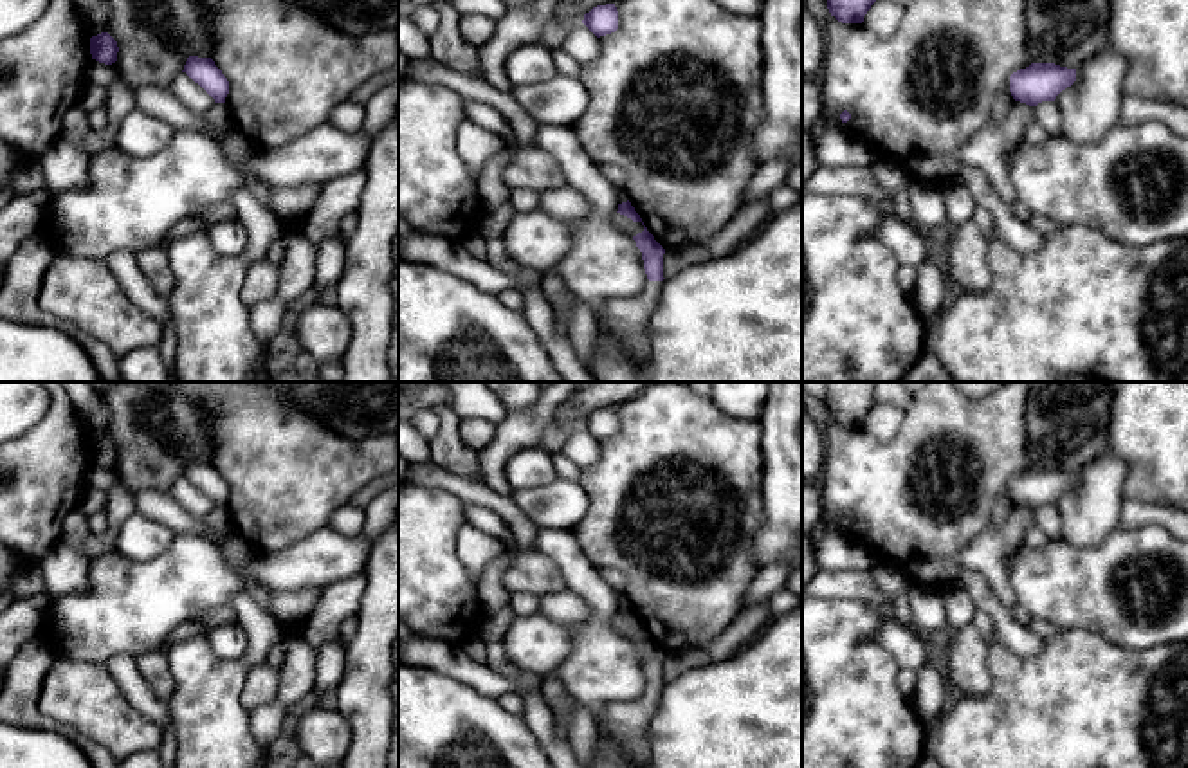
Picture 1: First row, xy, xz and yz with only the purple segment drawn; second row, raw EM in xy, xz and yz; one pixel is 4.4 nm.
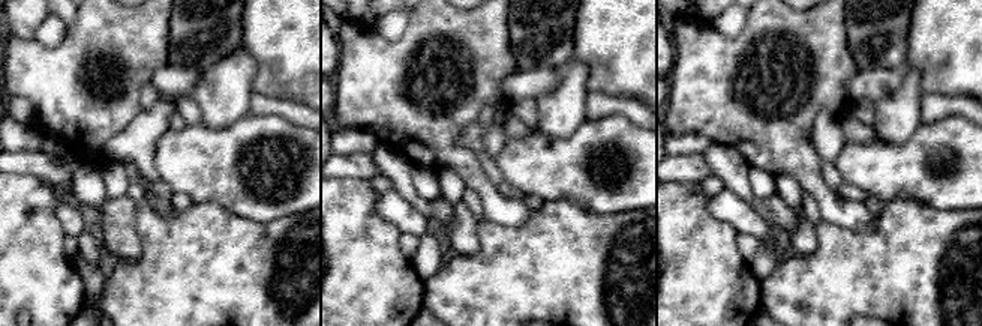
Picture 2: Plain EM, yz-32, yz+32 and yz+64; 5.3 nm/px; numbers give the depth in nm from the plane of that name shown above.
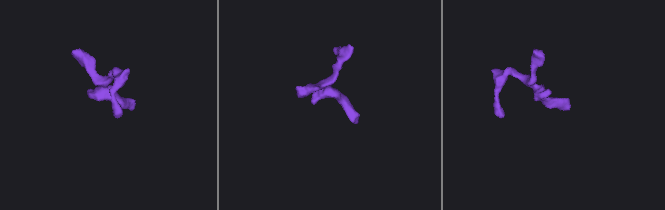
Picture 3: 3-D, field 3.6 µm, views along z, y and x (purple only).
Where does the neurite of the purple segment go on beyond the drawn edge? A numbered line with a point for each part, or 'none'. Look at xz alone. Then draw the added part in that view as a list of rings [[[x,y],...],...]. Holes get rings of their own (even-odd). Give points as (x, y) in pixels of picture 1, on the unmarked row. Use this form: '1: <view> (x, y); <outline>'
1: xz (626, 725); [[[649,685],[633,703],[608,703],[599,709],[599,727],[620,755],[633,768],[647,768],[651,761],[649,725],[656,712],[663,685]]]

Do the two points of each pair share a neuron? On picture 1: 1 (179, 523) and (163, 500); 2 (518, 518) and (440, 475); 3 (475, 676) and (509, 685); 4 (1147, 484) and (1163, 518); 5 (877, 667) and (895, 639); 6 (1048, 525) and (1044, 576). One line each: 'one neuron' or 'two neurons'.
1: one neuron
2: one neuron
3: one neuron
4: two neurons
5: two neurons
6: two neurons

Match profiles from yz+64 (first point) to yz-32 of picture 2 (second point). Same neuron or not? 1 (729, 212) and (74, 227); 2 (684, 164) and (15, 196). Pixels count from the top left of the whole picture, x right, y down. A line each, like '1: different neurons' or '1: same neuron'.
1: same neuron
2: different neurons

